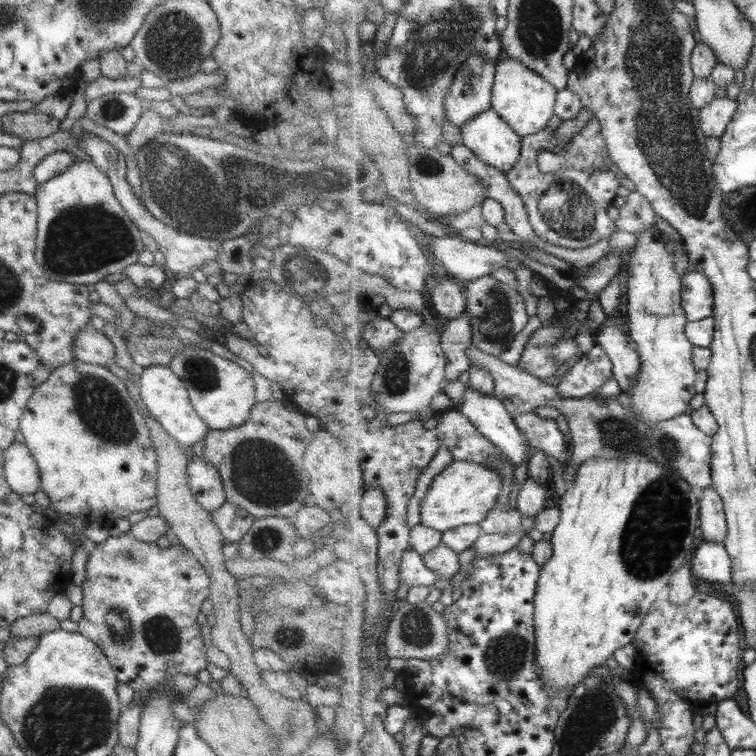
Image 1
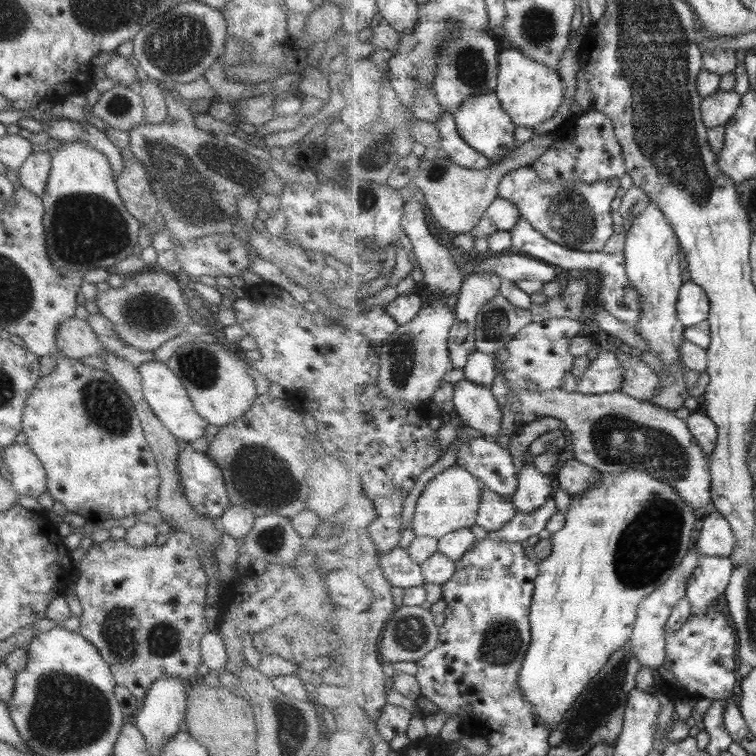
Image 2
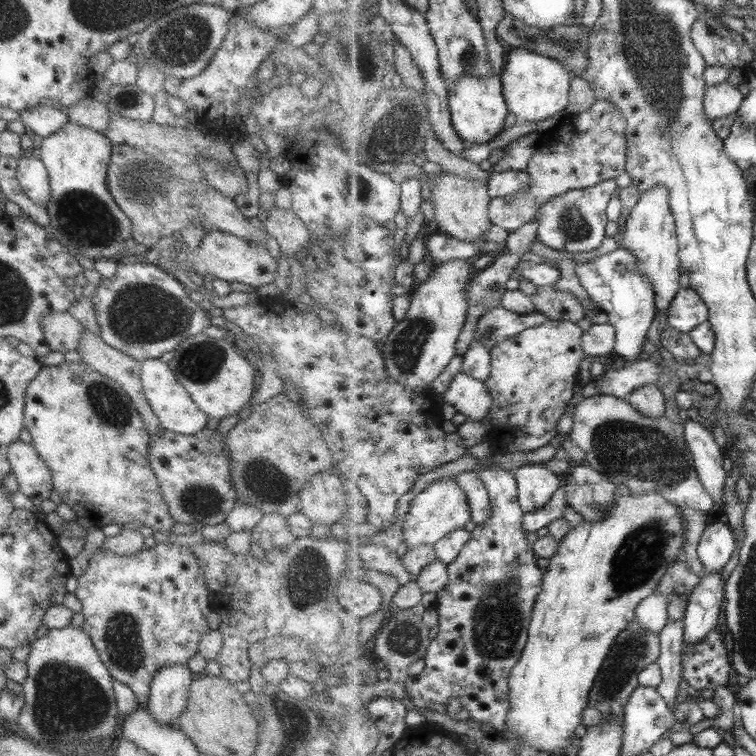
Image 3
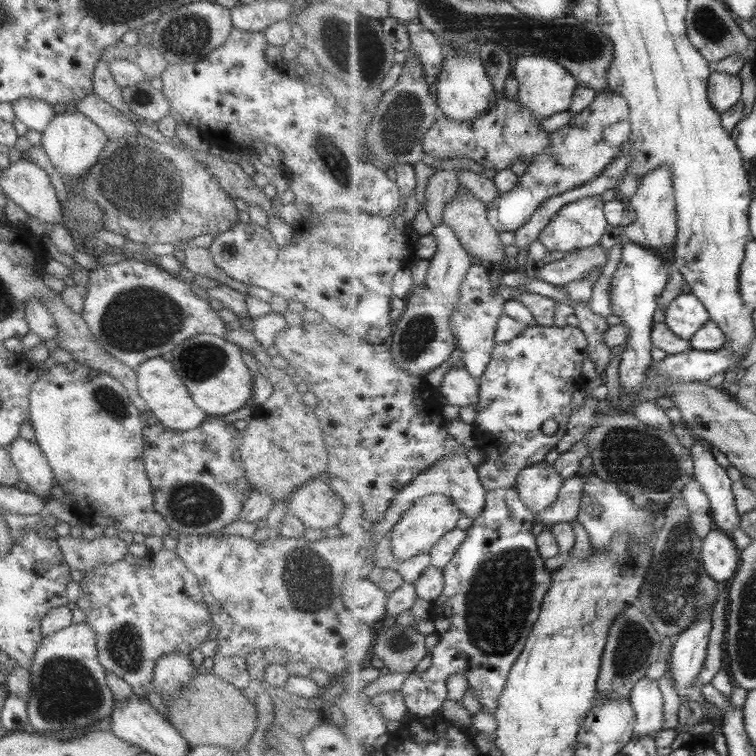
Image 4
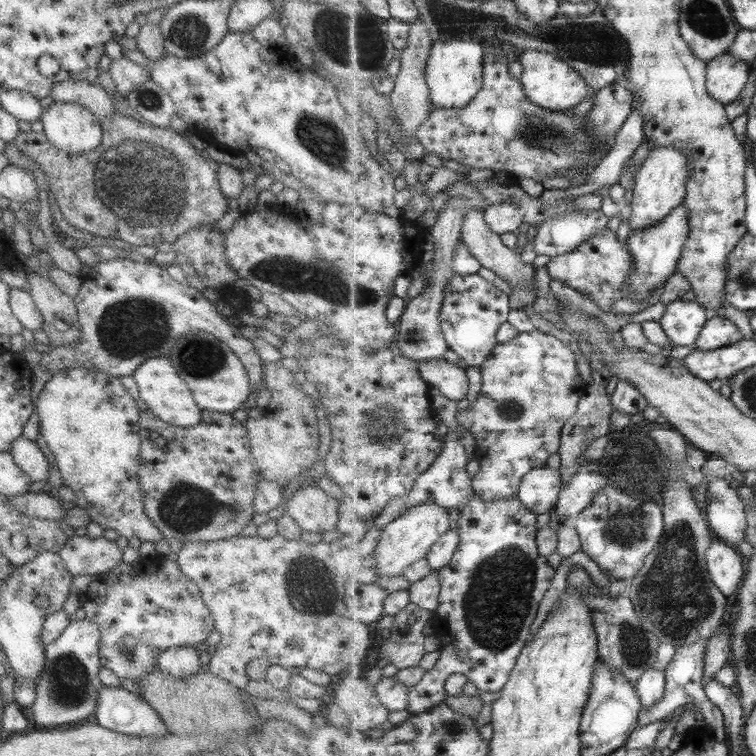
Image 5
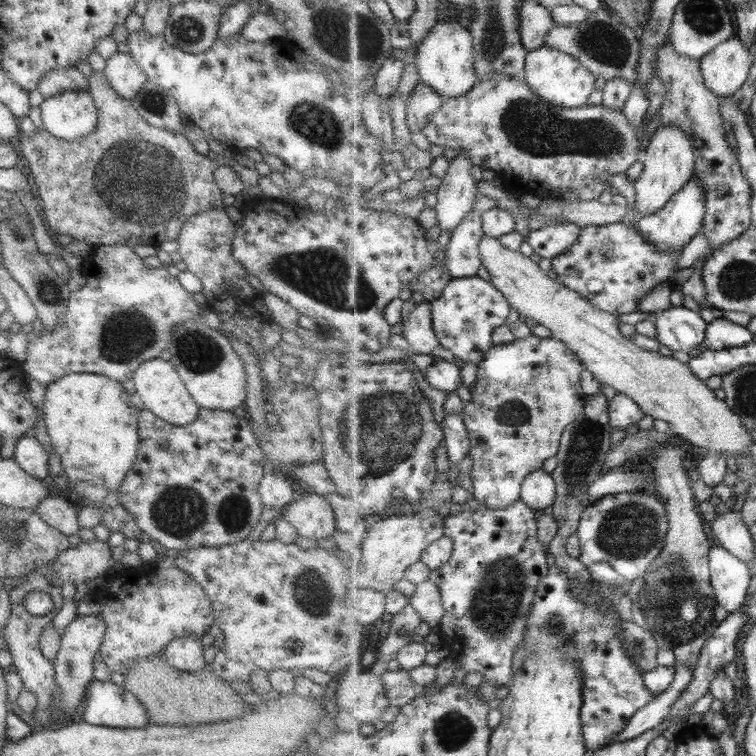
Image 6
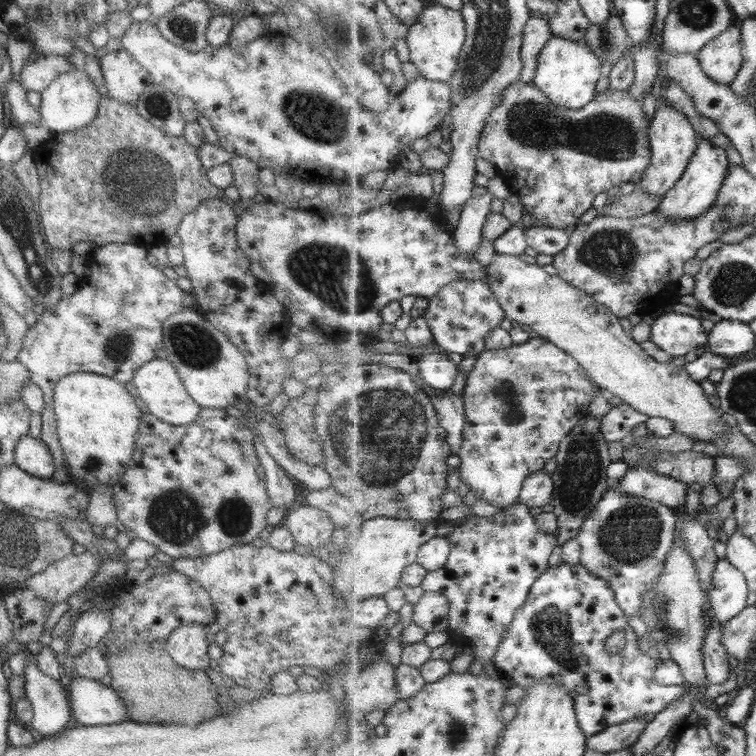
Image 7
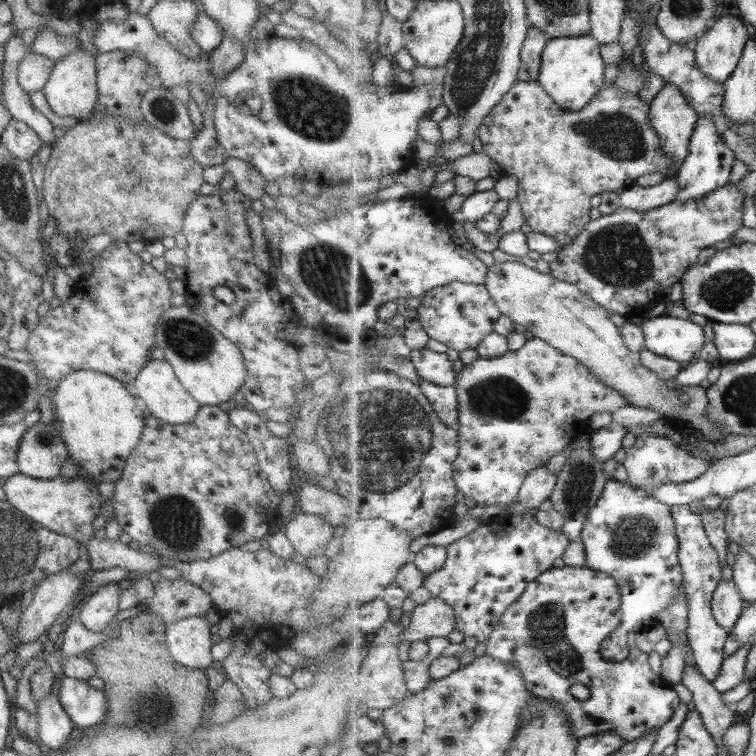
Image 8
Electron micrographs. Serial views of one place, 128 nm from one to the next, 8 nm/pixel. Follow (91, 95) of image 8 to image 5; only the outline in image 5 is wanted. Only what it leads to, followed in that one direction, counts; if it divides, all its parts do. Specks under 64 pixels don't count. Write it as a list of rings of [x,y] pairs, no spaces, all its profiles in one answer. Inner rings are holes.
[[[53,102],[41,112],[45,138],[67,154],[81,154],[97,148],[101,127],[95,116],[77,102]]]

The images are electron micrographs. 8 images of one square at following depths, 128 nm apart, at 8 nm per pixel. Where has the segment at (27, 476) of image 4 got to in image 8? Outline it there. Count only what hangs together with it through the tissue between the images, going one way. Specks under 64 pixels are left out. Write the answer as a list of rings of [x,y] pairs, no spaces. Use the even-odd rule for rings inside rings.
[[[38,421],[29,429],[26,429],[19,441],[16,453],[18,472],[31,478],[43,480],[49,480],[59,475],[61,465],[68,459],[67,448],[65,448],[65,444],[63,444],[63,440],[59,436],[60,432],[52,422],[50,424],[42,424]]]

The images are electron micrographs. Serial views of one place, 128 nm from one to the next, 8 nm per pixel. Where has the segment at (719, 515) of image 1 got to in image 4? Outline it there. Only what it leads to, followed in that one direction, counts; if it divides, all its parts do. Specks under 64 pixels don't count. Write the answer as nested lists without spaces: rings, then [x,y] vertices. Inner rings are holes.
[[[714,528],[703,536],[701,551],[707,574],[726,586],[732,582],[741,562],[741,550],[727,533]]]

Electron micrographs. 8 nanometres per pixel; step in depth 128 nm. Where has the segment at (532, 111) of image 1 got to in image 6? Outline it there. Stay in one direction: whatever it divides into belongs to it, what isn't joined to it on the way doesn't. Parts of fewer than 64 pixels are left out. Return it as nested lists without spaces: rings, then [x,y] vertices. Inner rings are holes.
[[[543,46],[530,52],[522,77],[547,102],[565,108],[579,108],[588,104],[595,91],[596,75],[587,66],[581,65],[571,54]]]

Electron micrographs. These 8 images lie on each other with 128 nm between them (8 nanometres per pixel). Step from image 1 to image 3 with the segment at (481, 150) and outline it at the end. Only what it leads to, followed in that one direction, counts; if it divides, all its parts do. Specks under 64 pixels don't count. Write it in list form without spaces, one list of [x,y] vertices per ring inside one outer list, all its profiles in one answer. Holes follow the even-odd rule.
[[[499,75],[489,76],[489,78],[475,78],[475,76],[465,76],[455,82],[455,86],[450,86],[449,104],[451,105],[451,118],[453,127],[459,136],[470,144],[487,144],[491,140],[497,140],[497,136],[505,130],[505,120],[509,114],[509,106],[505,100],[504,86]]]

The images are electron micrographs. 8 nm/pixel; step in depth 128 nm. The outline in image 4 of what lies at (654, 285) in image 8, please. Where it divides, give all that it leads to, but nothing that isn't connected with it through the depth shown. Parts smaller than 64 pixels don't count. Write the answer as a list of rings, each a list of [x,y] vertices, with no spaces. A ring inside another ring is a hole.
[[[601,244],[577,249],[565,259],[537,265],[536,276],[551,285],[565,286],[569,282],[586,277],[595,267],[601,270],[607,262],[607,256]]]

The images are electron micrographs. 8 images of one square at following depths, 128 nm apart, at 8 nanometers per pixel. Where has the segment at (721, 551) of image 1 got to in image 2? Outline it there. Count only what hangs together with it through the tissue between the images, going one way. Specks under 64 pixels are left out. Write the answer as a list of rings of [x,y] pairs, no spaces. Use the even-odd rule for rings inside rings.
[[[701,553],[699,566],[695,569],[693,579],[691,579],[691,583],[689,583],[685,594],[687,599],[691,601],[691,614],[707,615],[707,613],[709,613],[709,609],[713,607],[713,603],[716,604],[715,600],[717,600],[721,594],[726,594],[735,568],[736,565],[733,564],[733,559],[731,557],[709,556]]]

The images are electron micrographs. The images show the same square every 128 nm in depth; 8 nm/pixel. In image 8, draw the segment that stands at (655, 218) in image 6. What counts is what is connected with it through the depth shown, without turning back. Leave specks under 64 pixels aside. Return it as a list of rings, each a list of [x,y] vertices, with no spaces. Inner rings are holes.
[[[700,116],[698,119],[695,132],[691,137],[689,150],[689,156],[675,176],[680,184],[679,188],[681,188],[675,198],[675,201],[679,203],[705,198],[705,196],[728,185],[729,180],[731,180],[733,162],[736,158],[735,152],[729,148],[717,122],[713,122],[713,118],[707,118],[707,116]]]

